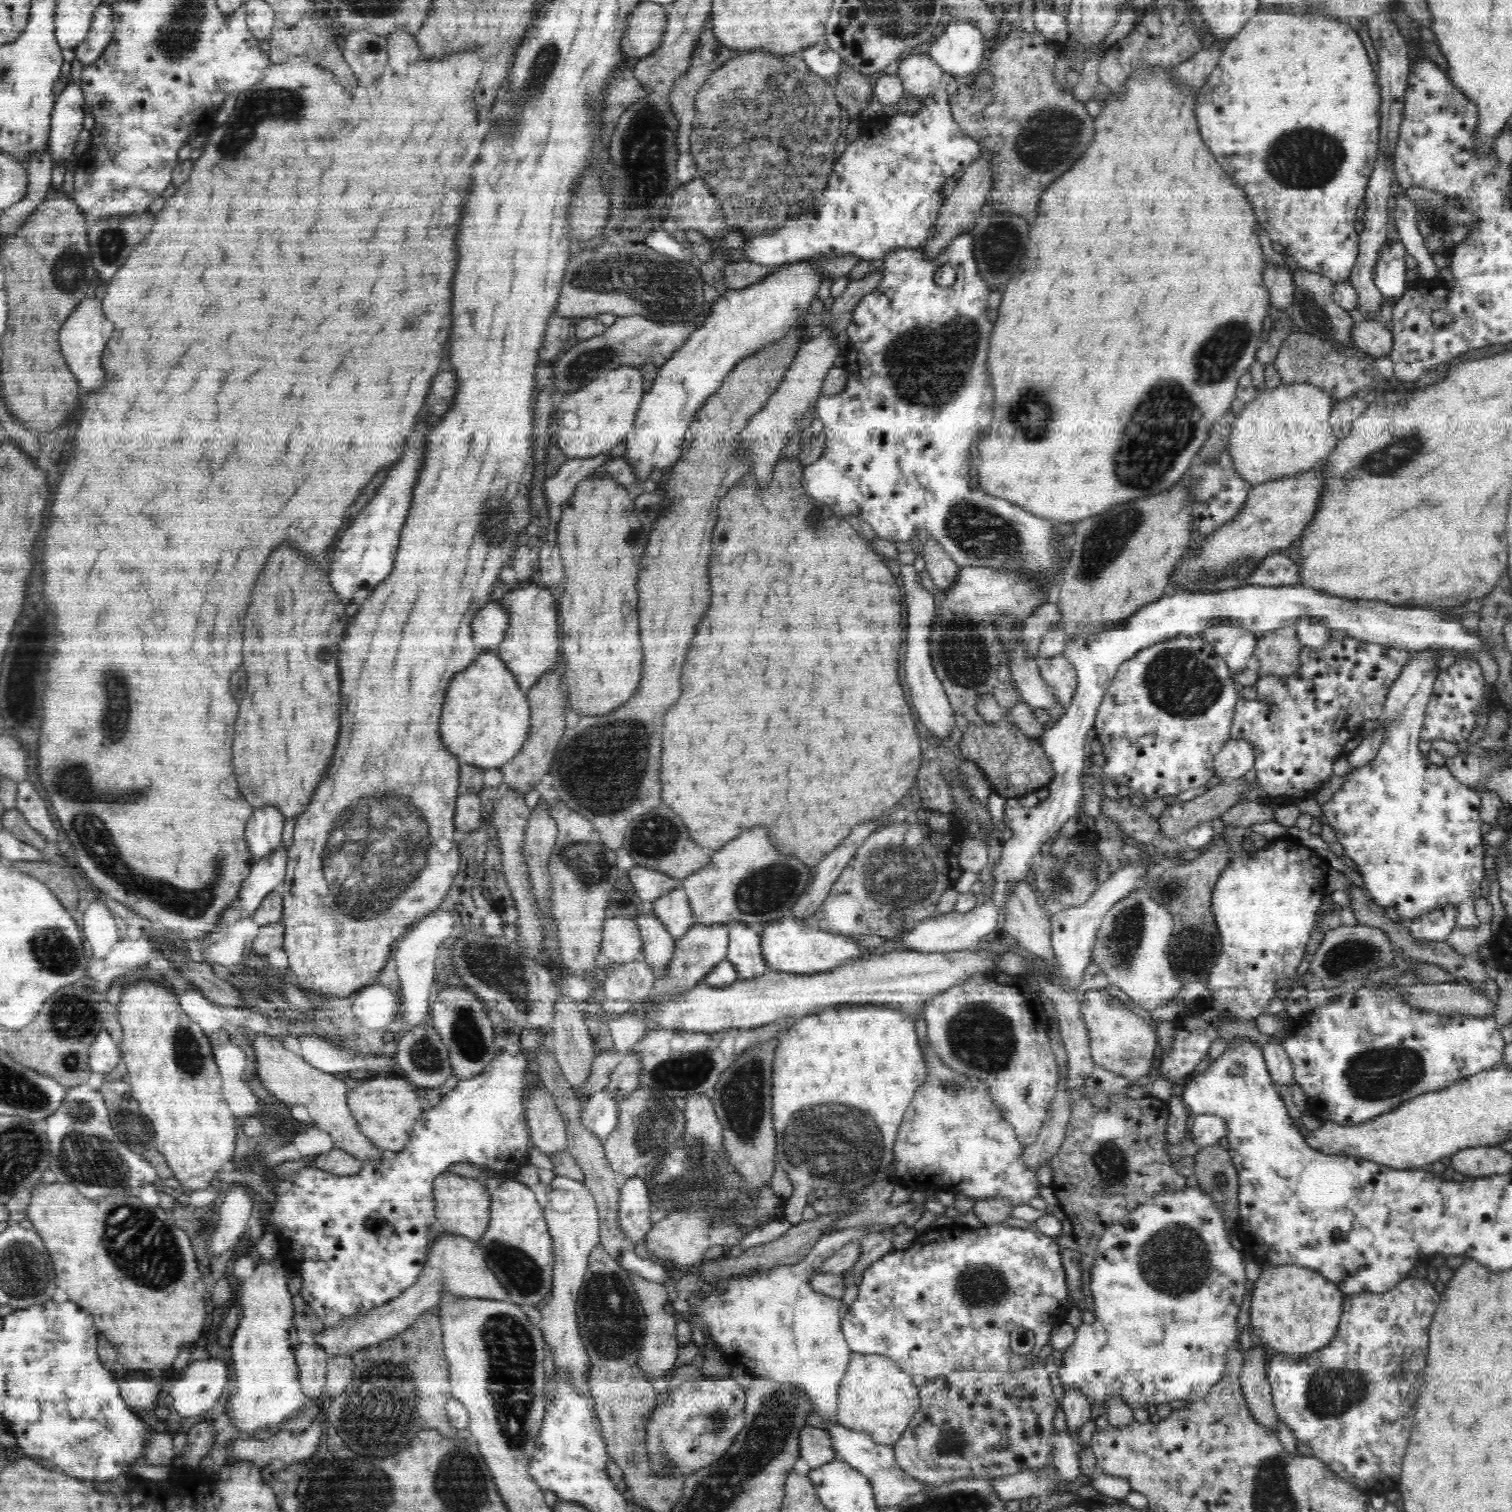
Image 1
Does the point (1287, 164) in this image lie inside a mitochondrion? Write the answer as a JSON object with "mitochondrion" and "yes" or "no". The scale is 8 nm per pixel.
{"mitochondrion":"yes"}

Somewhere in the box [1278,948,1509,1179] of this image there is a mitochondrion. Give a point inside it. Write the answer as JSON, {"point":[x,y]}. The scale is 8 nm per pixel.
{"point":[1375,1075]}

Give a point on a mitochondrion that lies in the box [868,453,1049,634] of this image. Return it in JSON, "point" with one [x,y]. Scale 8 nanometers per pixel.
{"point":[979,531]}

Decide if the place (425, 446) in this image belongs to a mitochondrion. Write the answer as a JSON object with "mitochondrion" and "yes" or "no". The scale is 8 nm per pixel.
{"mitochondrion":"no"}

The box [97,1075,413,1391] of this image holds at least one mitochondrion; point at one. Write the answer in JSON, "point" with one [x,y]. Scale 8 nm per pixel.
{"point":[140,1249]}

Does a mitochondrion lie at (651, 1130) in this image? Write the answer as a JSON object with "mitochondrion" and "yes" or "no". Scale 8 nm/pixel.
{"mitochondrion":"yes"}

